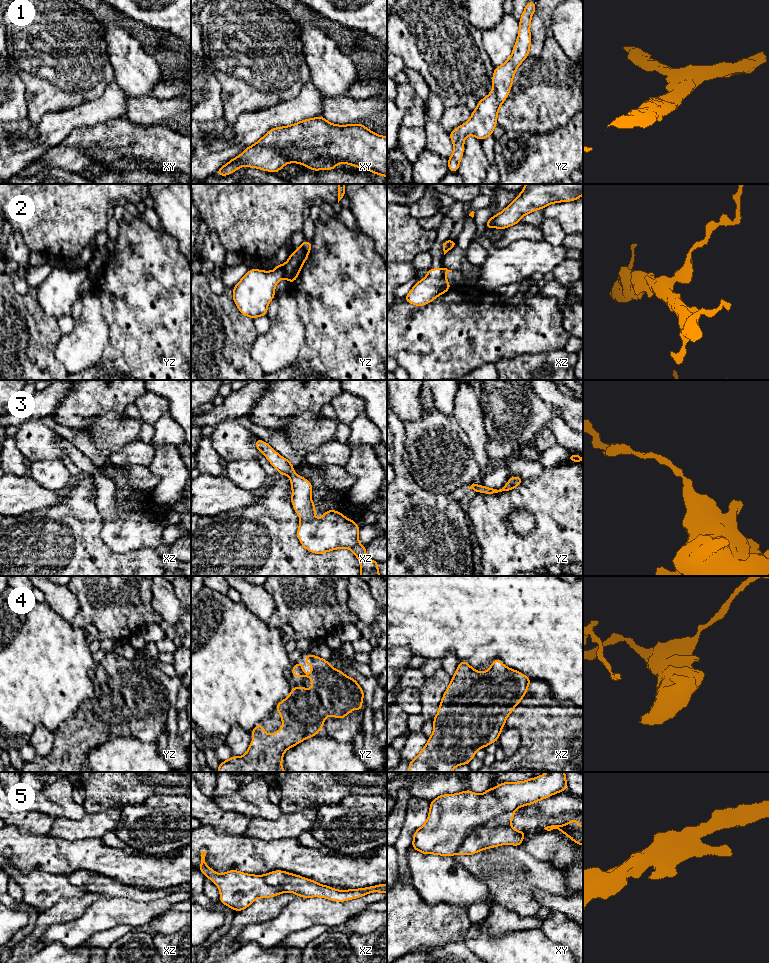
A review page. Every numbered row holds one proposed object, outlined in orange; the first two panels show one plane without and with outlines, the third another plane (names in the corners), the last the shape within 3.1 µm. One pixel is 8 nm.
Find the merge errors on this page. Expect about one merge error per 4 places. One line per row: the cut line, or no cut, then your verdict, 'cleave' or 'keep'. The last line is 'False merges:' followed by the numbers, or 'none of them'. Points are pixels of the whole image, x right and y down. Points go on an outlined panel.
1: no cut | keep
2: xz (442, 268), (442, 276), (449, 287) | cleave
3: no cut | keep
4: no cut | keep
5: xy (513, 811), (501, 813), (475, 828), (465, 838), (455, 853) | cleave
False merges: 2, 5

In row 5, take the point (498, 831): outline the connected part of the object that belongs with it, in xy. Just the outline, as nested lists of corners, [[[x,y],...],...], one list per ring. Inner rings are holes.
[[[509,811],[478,827],[465,838],[456,854],[472,855],[500,845],[521,846],[527,832],[517,831],[511,827],[513,817],[514,812]]]

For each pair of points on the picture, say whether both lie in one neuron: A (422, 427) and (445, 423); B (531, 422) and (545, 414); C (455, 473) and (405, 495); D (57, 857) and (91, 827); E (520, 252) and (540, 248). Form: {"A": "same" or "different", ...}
{"A": "same", "B": "same", "C": "different", "D": "different", "E": "same"}

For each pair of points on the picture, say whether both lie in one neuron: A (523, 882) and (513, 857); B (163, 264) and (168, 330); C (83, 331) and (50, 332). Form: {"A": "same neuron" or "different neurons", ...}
{"A": "same neuron", "B": "same neuron", "C": "different neurons"}

